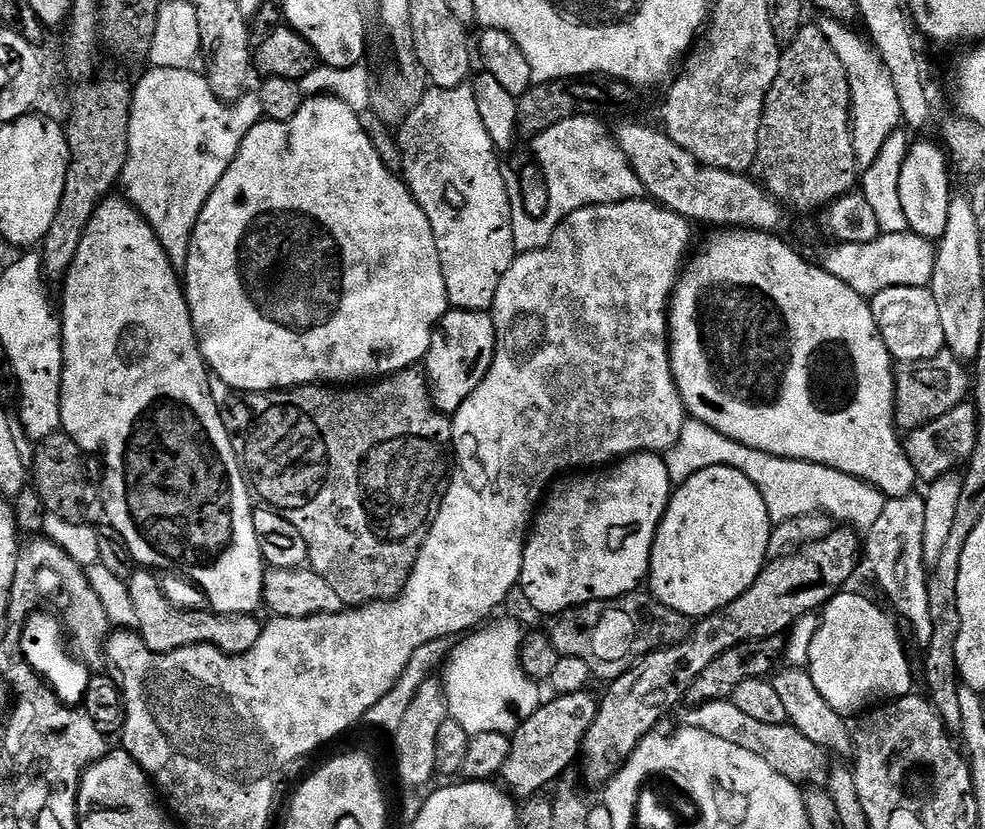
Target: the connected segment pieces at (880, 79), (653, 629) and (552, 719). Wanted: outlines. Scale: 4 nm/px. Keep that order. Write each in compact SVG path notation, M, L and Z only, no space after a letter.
M831 18L821 19L818 26L830 42L834 54L838 54L838 62L842 62L846 70L850 97L850 127L856 163L861 169L868 168L874 162L874 158L878 158L878 150L882 150L886 138L890 138L890 134L897 131L902 124L898 94L894 90L890 70L886 70L882 58L871 43L861 33L860 37L852 26Z
M644 590L629 592L627 596L613 600L580 604L559 613L553 620L556 621L550 629L550 637L557 655L582 658L589 673L593 677L601 676L604 682L616 680L646 654L682 642L694 627L689 617L678 614L678 610L670 610L670 606L658 602Z
M588 690L565 692L555 697L557 700L541 703L539 710L525 724L511 733L510 754L502 771L502 780L507 791L517 801L531 800L543 793L547 784L555 785L560 775L581 755L584 736L594 722L597 701L592 701Z

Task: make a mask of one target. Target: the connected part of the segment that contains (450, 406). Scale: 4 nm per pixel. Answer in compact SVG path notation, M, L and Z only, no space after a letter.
M449 310L436 325L428 352L422 361L424 374L428 378L428 391L432 393L432 402L437 412L455 414L470 398L470 394L480 383L492 365L494 350L496 349L496 331L491 315L487 311L466 312L463 310Z

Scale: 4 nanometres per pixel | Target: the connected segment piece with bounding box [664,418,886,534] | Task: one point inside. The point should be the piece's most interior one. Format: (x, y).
(792, 489)

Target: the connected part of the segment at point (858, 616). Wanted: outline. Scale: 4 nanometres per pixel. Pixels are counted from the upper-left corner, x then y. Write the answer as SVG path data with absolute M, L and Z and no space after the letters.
M848 591L837 592L824 605L824 617L819 617L817 632L810 642L806 667L818 694L841 718L863 713L869 707L868 700L887 702L913 691L912 668L891 618L866 597Z

